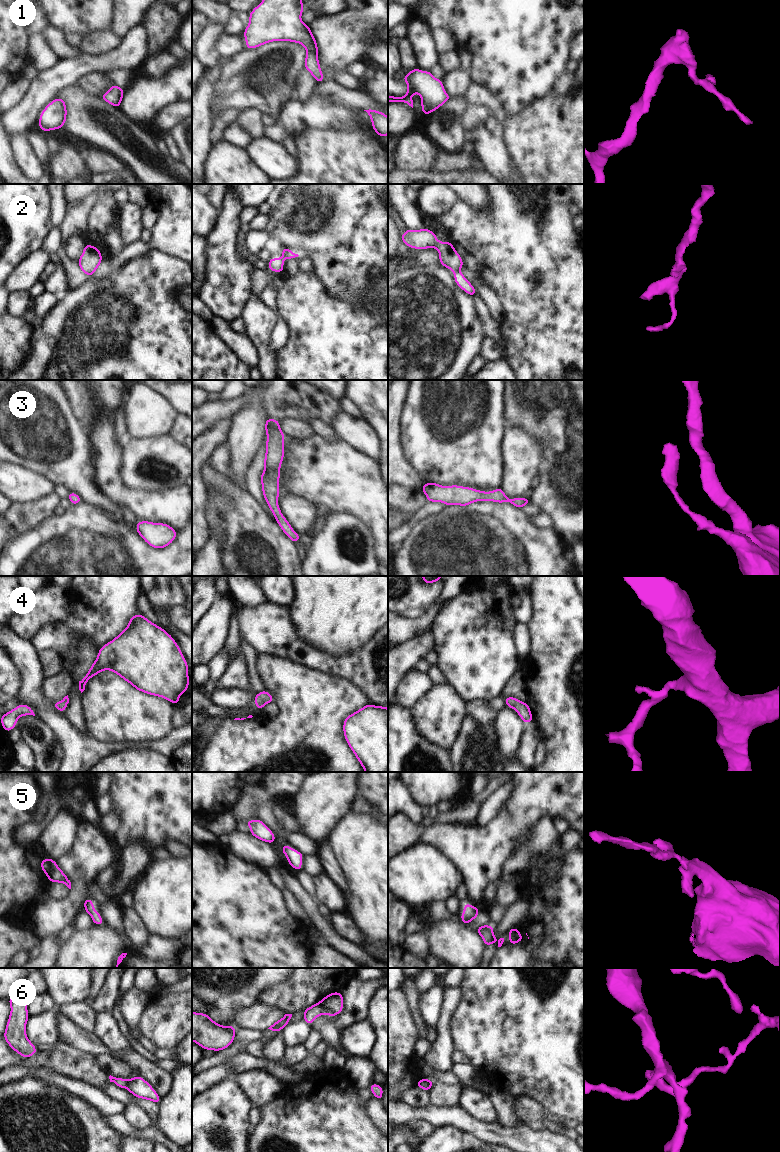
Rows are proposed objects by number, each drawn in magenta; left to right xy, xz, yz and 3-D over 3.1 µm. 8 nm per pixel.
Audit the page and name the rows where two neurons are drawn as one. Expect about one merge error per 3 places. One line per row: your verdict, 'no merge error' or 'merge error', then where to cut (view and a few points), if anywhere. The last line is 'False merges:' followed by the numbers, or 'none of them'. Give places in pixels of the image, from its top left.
1: no merge error; cut none
2: merge error; cut yz (458, 271), (454, 274)
3: no merge error; cut none
4: no merge error; cut none
5: no merge error; cut none
6: merge error; cut xz (319, 1002), (325, 1013)
False merges: 2, 6

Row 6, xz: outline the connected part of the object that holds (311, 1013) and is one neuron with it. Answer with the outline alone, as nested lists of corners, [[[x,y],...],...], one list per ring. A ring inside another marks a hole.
[[[317,1002],[304,1010],[303,1019],[309,1026],[311,1026],[315,1019],[323,1014],[325,1014],[324,1008],[320,1002]]]

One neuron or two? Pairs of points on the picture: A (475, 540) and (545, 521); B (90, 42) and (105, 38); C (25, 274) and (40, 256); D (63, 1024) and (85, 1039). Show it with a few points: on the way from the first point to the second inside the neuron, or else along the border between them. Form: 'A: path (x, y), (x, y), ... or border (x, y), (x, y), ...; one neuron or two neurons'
A: border (531, 517), (531, 520), (537, 526), (549, 528); two neurons
B: path (94, 42), (101, 42); one neuron
C: path (29, 270), (39, 260); one neuron
D: path (68, 1029), (80, 1039); one neuron

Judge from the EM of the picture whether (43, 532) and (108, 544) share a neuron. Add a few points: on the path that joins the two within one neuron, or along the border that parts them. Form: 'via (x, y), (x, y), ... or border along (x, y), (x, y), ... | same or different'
via (59, 544), (92, 544) | same

